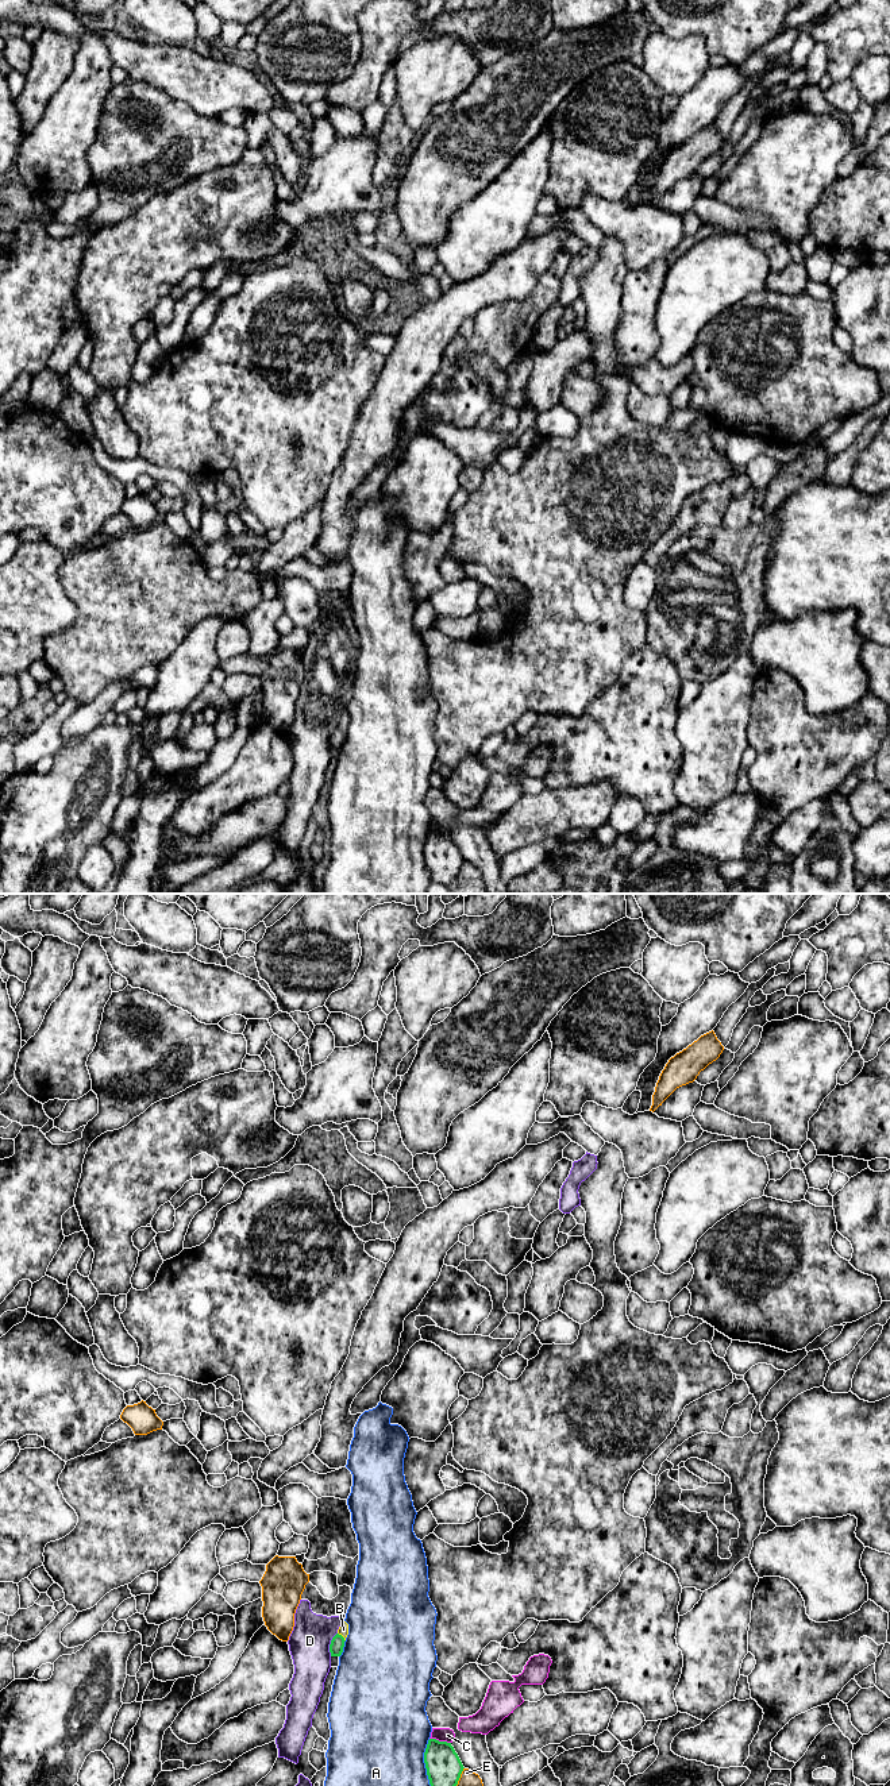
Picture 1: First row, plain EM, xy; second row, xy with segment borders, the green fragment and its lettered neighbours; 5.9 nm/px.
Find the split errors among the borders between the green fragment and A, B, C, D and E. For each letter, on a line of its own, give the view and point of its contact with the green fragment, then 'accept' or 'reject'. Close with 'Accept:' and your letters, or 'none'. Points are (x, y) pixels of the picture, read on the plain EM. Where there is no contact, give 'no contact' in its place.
A: xy (424, 855) | reject
B: xy (342, 729) | accept
C: xy (440, 834) | reject
D: xy (330, 737) | reject
E: xy (459, 870) | reject
Accept: B

